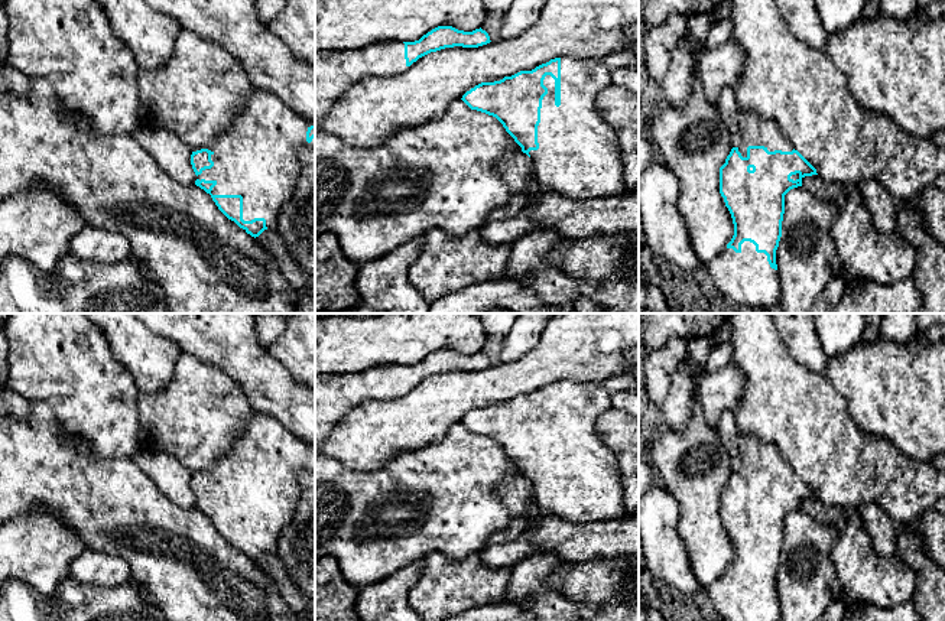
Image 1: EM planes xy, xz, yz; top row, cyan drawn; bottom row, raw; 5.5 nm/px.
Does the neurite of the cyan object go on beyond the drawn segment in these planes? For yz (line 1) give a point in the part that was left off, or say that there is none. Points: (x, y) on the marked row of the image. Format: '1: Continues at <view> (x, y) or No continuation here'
1: Continues at yz (747, 283)

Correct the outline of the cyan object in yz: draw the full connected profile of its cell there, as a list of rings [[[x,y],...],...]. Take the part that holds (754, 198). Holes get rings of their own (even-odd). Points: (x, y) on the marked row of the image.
[[[740,113],[737,127],[741,142],[731,149],[720,168],[720,194],[731,214],[734,235],[727,248],[705,269],[734,313],[779,310],[782,287],[776,250],[782,237],[785,195],[802,186],[805,176],[818,173],[773,120],[760,118],[754,113]]]

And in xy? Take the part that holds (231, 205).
[[[254,88],[231,124],[207,149],[192,152],[195,185],[256,238],[267,228],[276,230],[282,207],[295,191],[301,172],[298,155],[305,147],[315,147],[315,121],[295,113],[273,92]]]

